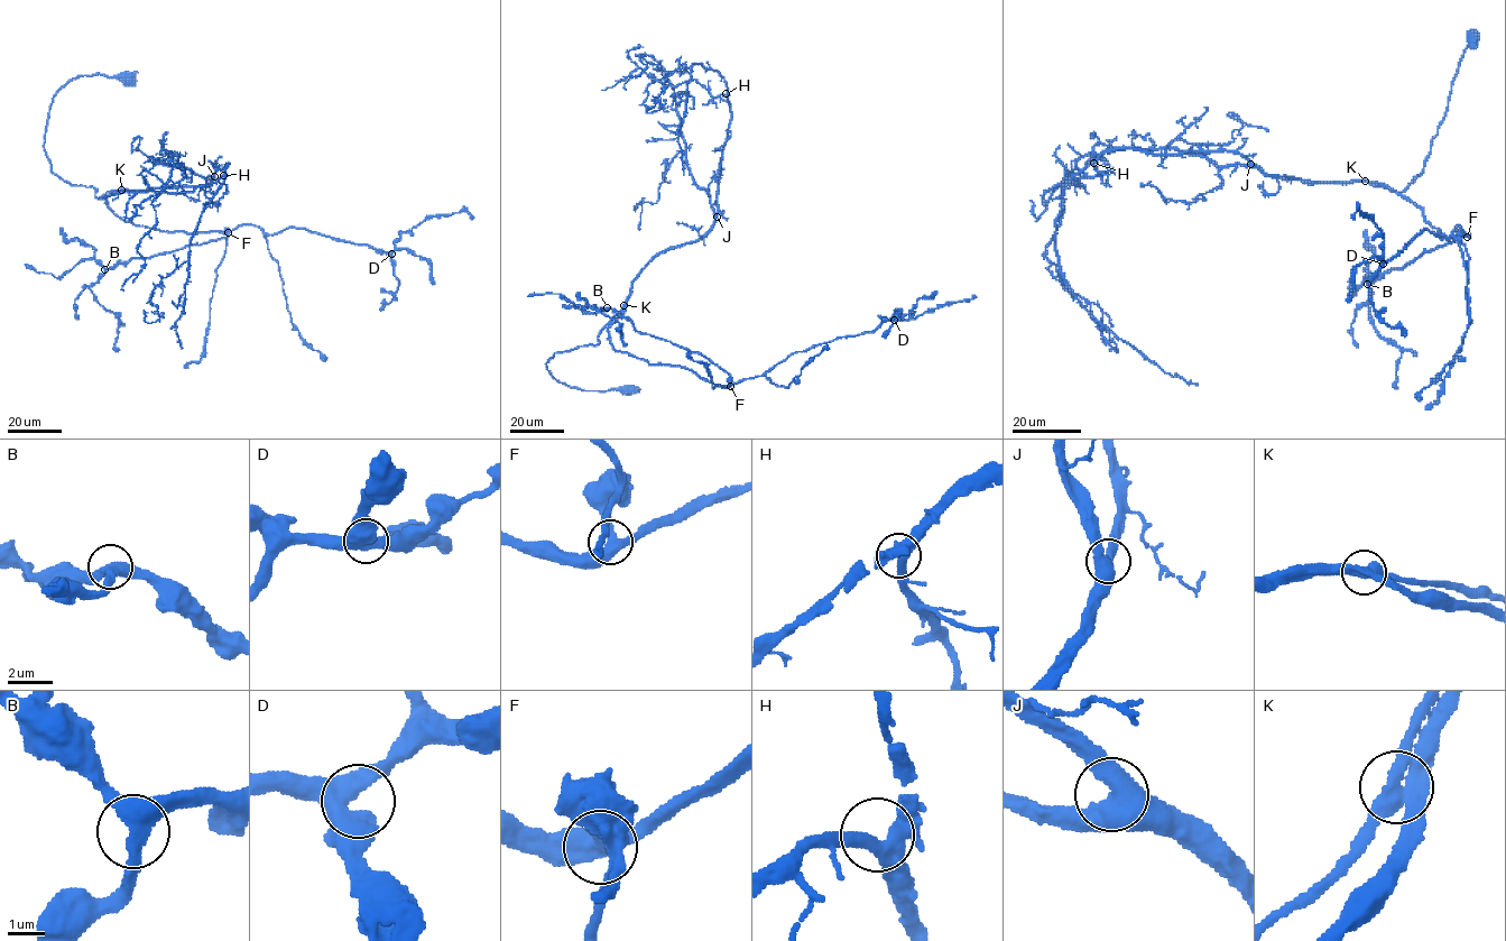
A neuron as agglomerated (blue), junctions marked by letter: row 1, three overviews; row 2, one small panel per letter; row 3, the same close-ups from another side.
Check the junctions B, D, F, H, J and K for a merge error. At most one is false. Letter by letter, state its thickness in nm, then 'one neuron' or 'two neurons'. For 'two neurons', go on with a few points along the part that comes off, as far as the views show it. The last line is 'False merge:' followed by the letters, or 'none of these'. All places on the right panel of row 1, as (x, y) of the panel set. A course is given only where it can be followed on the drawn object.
B: calibre 400 nm; one neuron
D: calibre 440 nm; one neuron
F: calibre 400 nm; one neuron
H: calibre 360 nm; one neuron
J: calibre 500 nm; one neuron
K: calibre 440 nm; one neuron
False merge: none of these

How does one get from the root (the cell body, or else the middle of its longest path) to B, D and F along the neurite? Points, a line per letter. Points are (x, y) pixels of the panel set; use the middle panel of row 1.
B: (630, 388), (570, 387), (546, 362), (597, 346), (620, 312), (615, 349), (724, 387), (730, 376), (607, 307)
D: (630, 388), (570, 387), (546, 362), (597, 346), (620, 312), (608, 329), (615, 349), (730, 387), (894, 320)
F: (630, 388), (570, 387), (546, 362), (556, 352), (597, 346), (620, 312), (608, 329), (615, 349), (730, 386)

